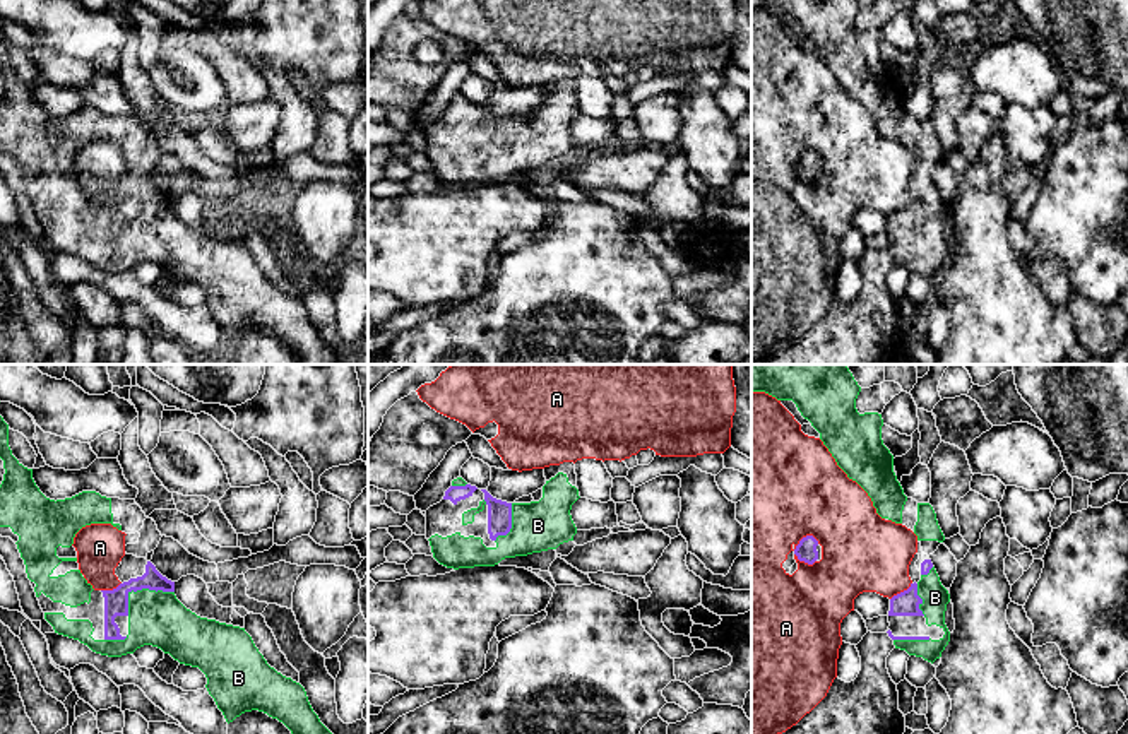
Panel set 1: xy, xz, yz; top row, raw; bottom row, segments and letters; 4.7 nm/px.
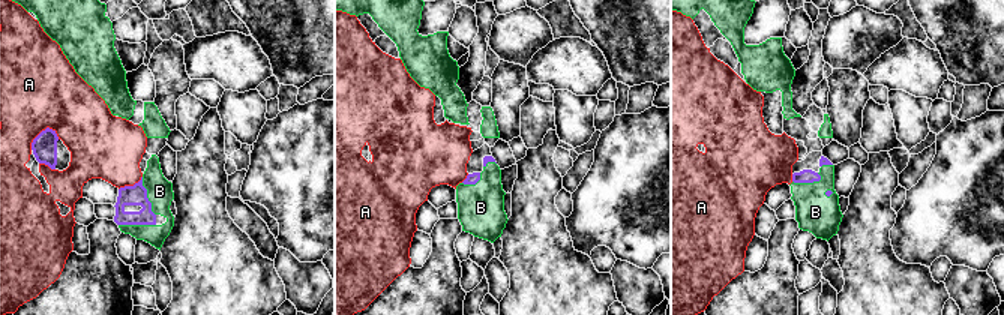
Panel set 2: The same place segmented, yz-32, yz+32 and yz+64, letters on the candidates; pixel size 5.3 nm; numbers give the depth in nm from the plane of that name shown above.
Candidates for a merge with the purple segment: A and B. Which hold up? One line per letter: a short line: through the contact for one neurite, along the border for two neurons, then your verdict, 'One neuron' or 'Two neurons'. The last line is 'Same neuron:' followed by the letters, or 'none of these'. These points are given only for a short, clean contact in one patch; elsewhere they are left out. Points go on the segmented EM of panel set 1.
A: Two neurons
B: One neuron
Same neuron: B

